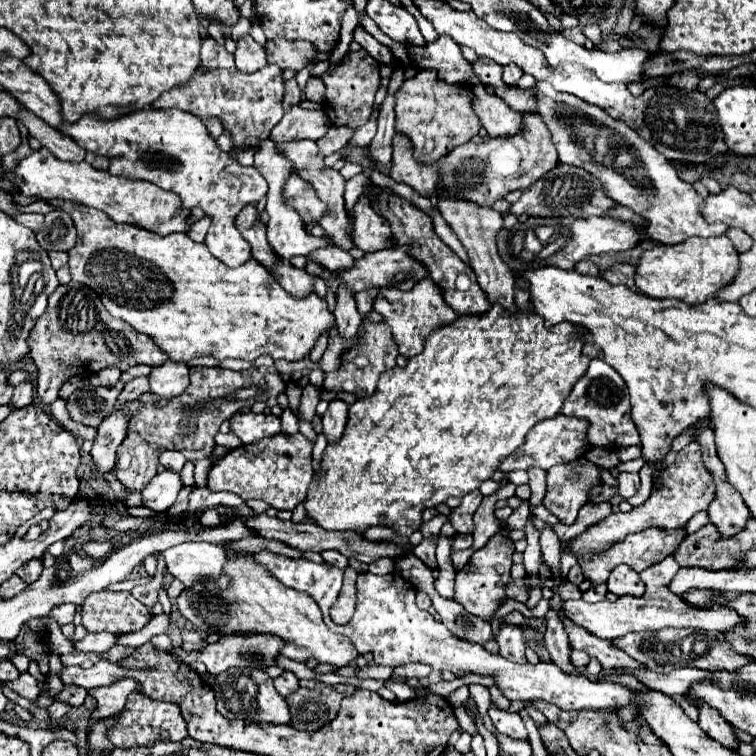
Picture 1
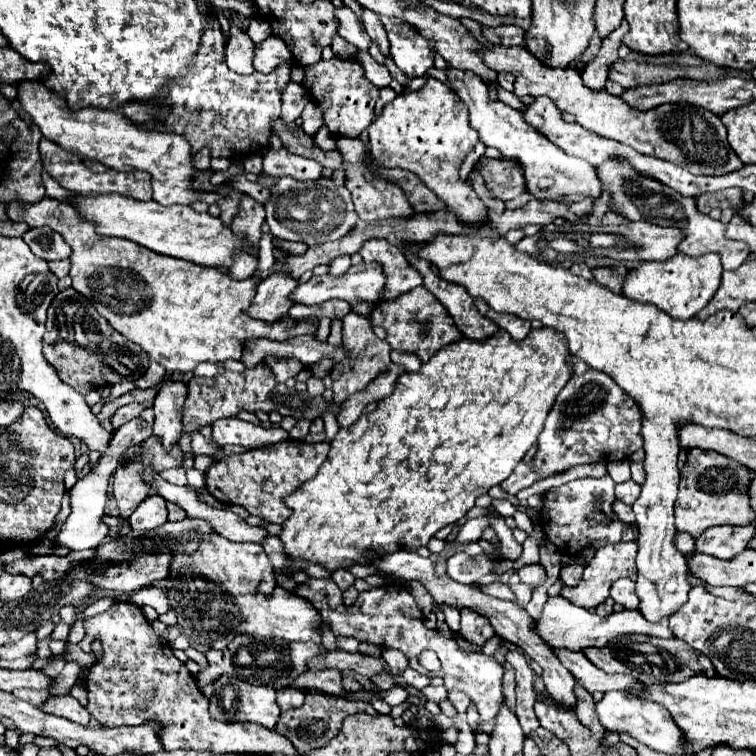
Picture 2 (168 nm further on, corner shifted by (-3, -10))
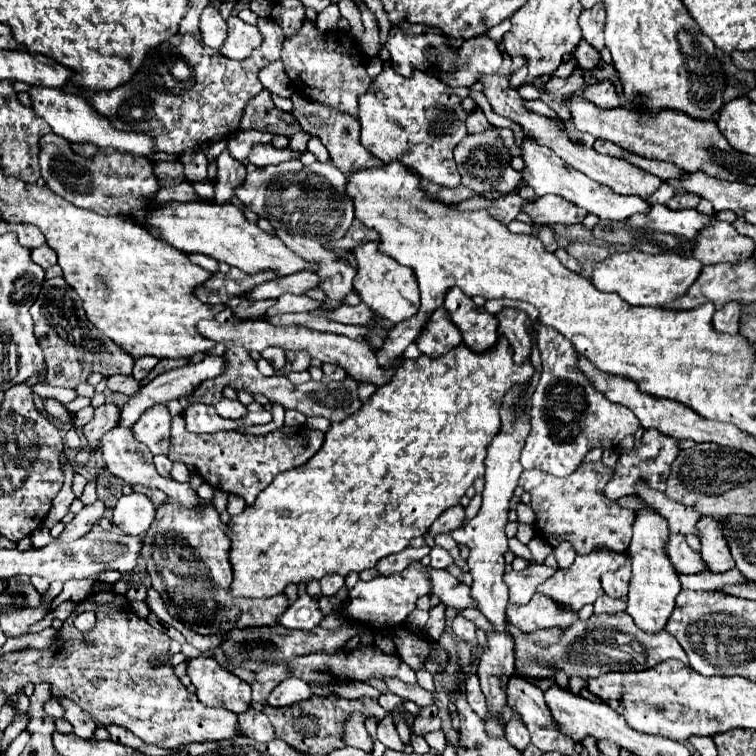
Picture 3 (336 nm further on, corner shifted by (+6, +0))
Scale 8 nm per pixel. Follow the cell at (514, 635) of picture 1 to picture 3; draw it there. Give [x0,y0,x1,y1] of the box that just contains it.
[505,710,529,750]

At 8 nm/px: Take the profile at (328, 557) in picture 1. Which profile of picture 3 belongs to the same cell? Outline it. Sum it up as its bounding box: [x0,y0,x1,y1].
[321,574,343,596]

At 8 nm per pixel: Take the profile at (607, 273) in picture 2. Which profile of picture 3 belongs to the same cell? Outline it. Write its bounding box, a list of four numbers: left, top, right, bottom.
[567,242,609,278]

